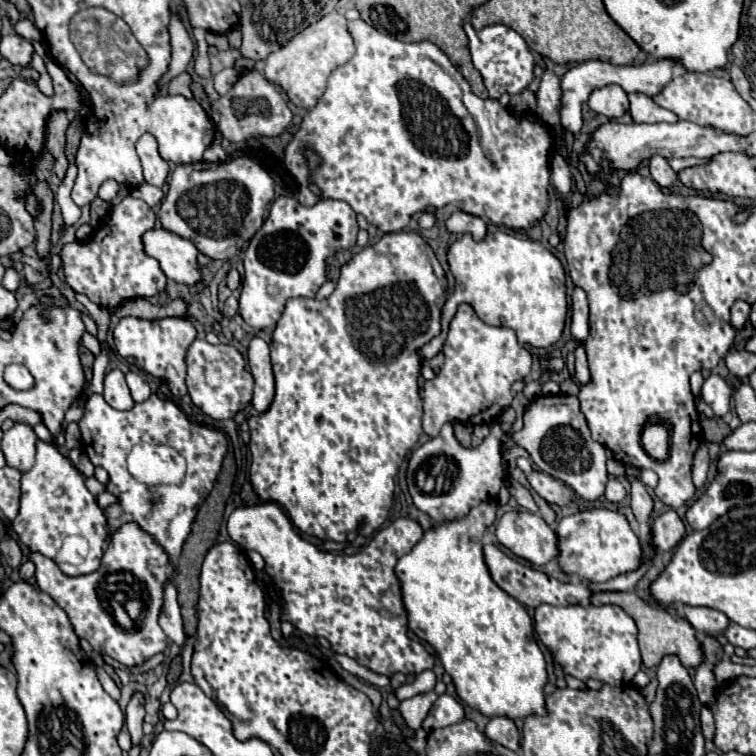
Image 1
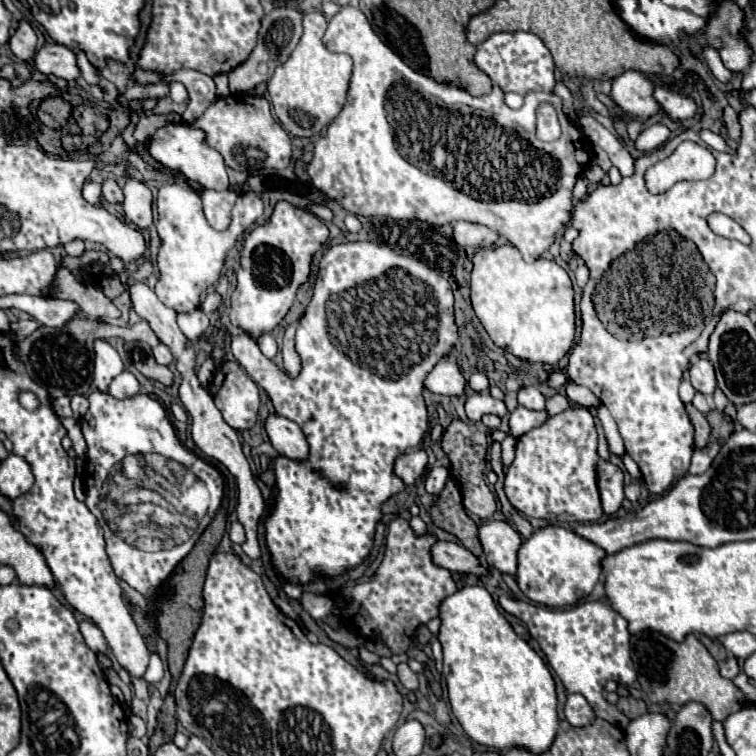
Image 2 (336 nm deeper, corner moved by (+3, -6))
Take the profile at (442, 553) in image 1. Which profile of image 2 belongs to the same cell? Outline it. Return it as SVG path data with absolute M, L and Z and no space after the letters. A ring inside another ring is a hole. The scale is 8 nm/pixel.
M463 587L441 603L439 641L443 645L443 675L447 681L449 703L463 731L479 745L495 749L521 747L529 753L545 753L559 729L555 681L543 659L523 641L499 613L491 595L479 587Z

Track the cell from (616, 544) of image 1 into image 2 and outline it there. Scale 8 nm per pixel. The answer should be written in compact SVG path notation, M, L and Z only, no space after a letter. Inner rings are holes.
M547 525L535 531L529 539L525 539L519 547L519 577L517 585L533 603L541 603L547 607L565 607L575 605L585 599L601 577L601 559L605 551L571 529Z

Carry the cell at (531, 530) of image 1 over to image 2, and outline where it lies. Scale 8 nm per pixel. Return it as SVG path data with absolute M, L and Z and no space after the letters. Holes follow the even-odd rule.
M489 521L479 527L479 541L485 559L501 573L517 573L517 551L521 547L521 535L505 521Z

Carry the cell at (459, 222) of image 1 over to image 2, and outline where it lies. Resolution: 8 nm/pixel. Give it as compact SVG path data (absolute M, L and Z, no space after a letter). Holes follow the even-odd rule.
M469 221L453 223L453 235L461 247L491 247L499 239L493 229Z

